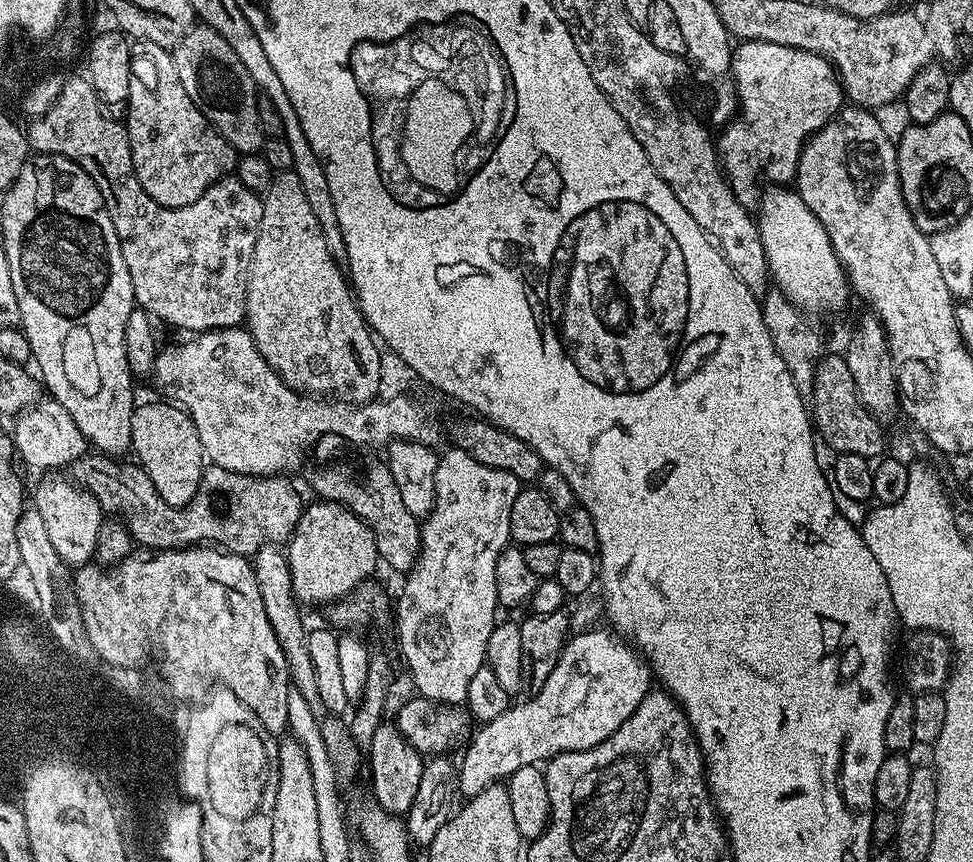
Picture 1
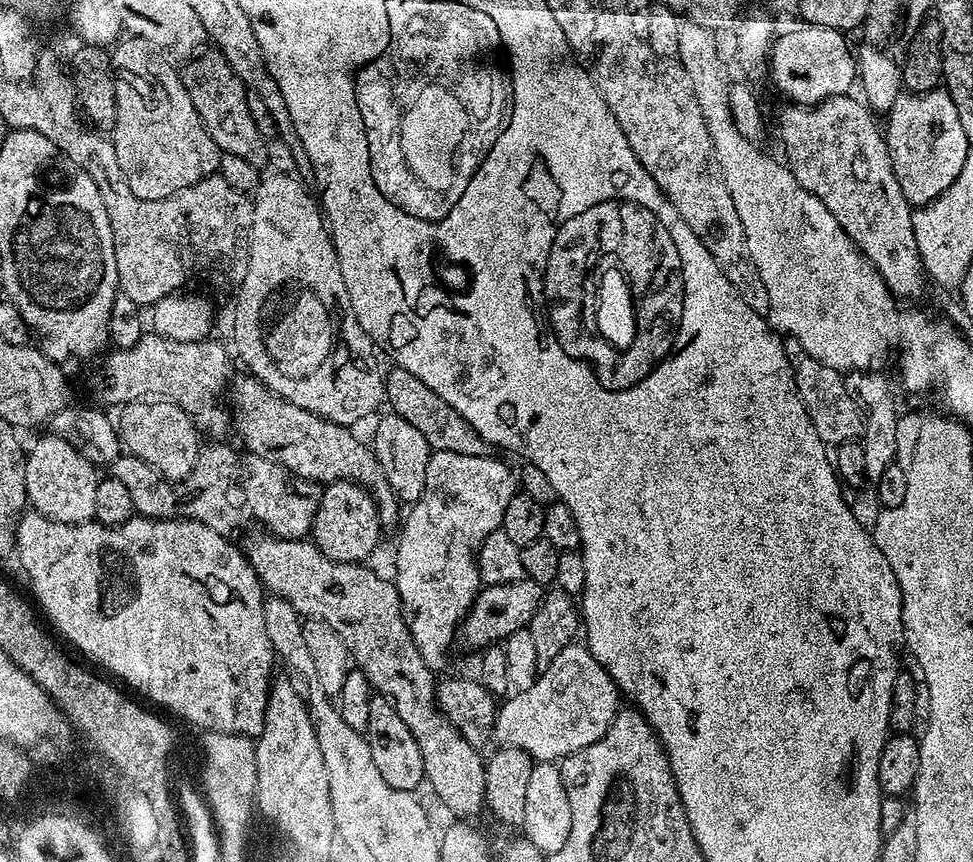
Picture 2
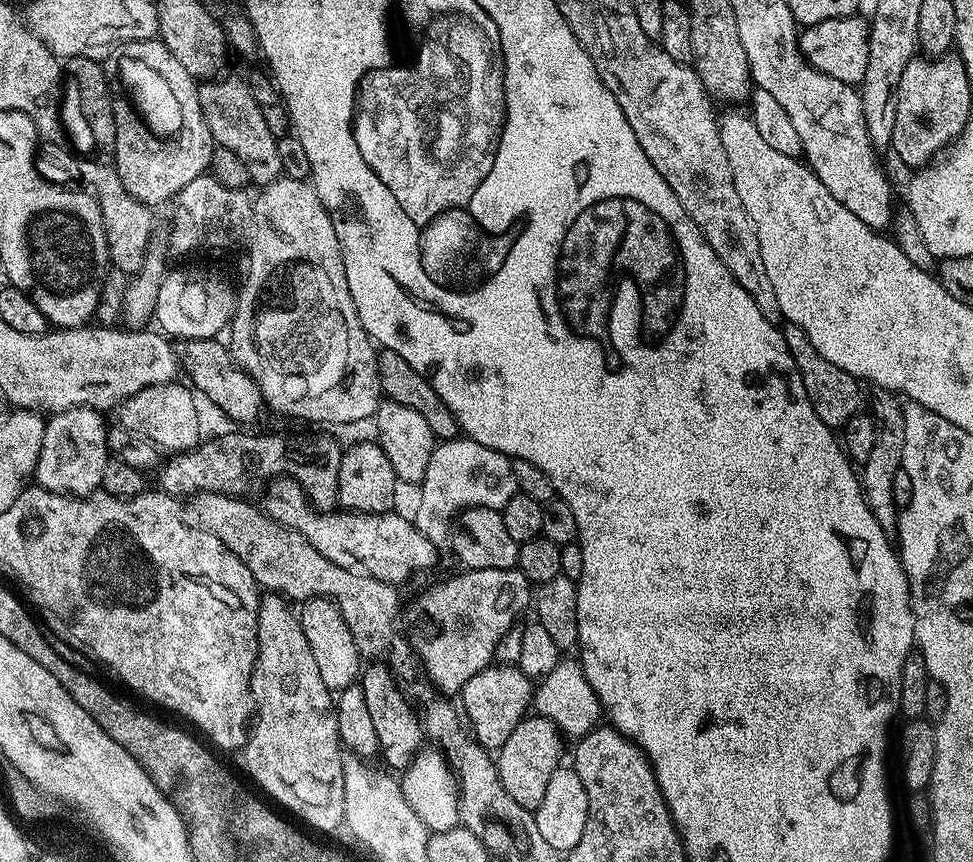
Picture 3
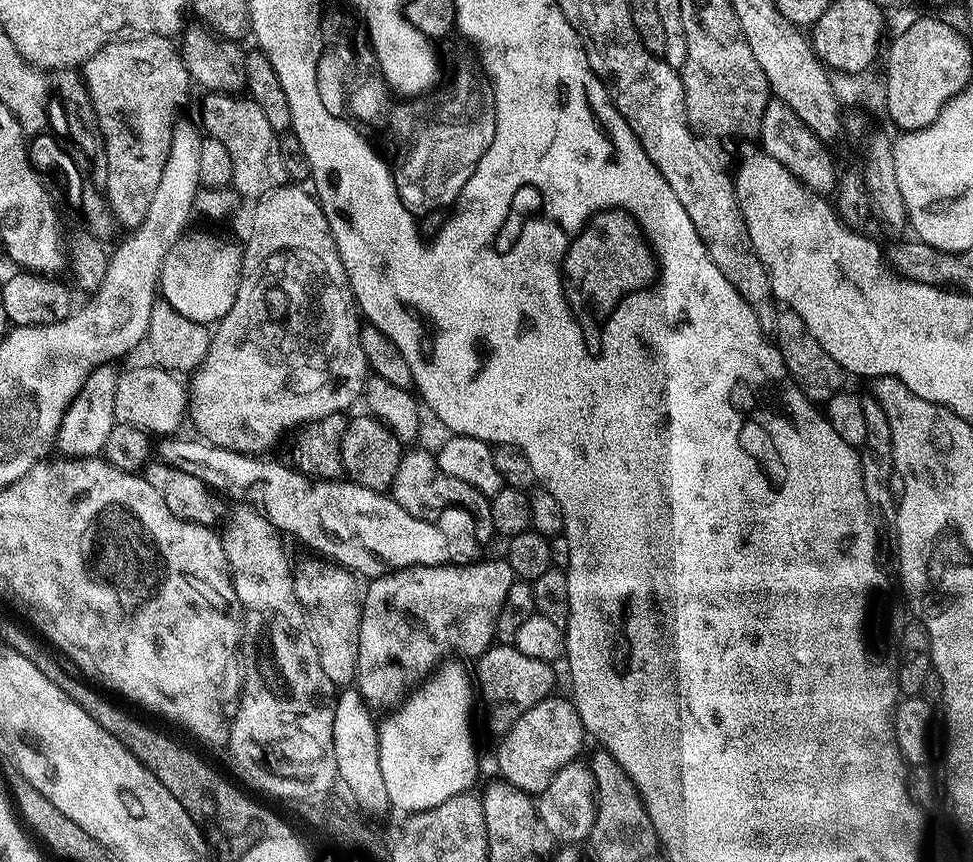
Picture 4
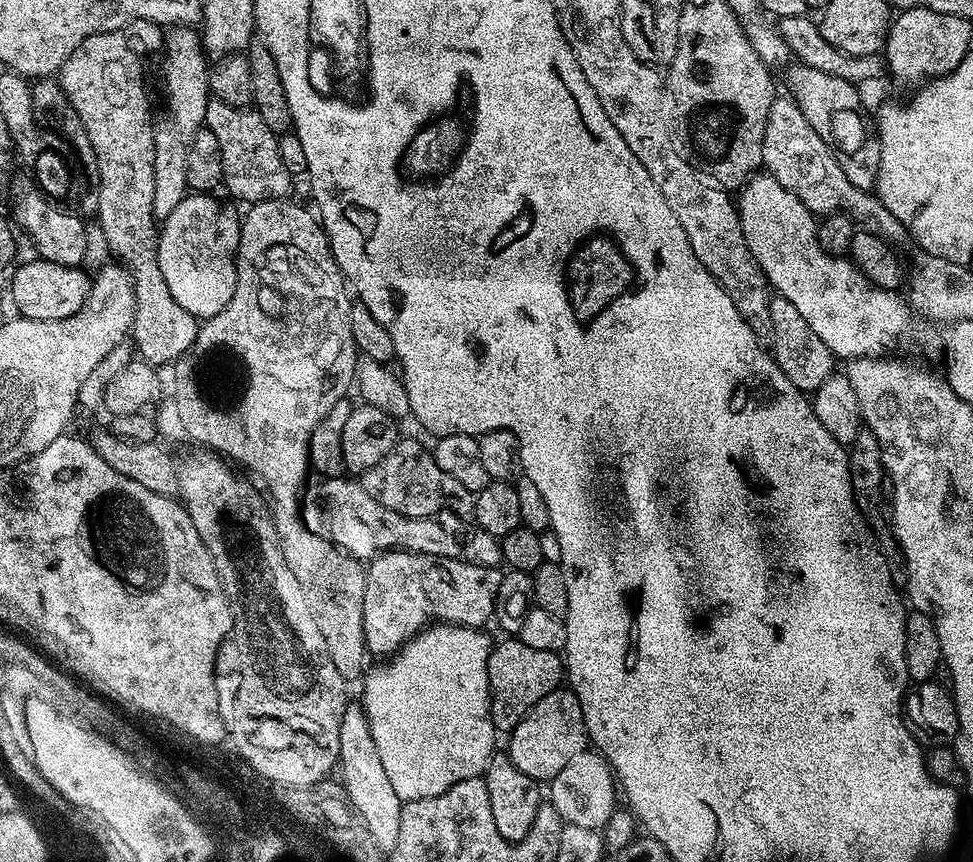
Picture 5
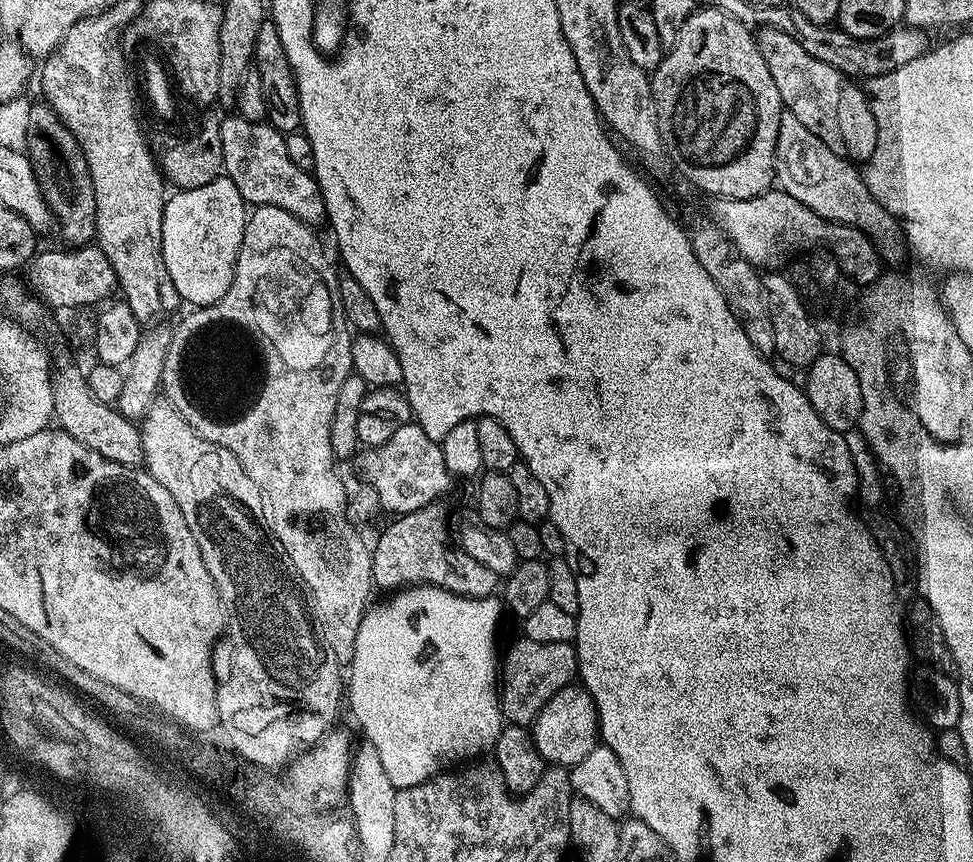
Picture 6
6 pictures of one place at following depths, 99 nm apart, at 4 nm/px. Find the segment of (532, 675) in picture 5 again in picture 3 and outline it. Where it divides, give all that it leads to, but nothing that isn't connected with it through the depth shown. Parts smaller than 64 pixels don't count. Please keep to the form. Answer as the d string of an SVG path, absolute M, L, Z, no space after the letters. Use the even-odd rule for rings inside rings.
M493 662L466 682L458 700L474 739L486 749L498 750L514 734L514 726L529 715L534 704L534 680L517 665Z

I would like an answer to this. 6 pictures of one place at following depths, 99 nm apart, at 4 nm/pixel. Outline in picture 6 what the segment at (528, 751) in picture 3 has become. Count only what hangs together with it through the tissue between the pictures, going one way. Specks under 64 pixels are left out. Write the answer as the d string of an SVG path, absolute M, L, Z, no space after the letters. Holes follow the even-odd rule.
M573 682L558 690L546 706L537 714L530 725L532 740L536 744L538 754L549 765L571 766L582 762L590 750L598 747L600 740L600 718L596 714L596 703L587 688Z

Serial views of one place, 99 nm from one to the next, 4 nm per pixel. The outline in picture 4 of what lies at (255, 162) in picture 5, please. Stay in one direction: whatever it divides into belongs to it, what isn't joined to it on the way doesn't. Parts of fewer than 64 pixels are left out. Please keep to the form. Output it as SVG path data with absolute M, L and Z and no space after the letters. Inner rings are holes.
M209 92L203 98L204 105L200 108L200 116L204 119L203 131L222 142L230 153L230 162L234 162L231 187L241 197L251 198L266 196L275 188L285 187L288 175L286 166L282 166L279 135L270 122L262 118L262 110L258 110L253 100L244 94L226 92Z

